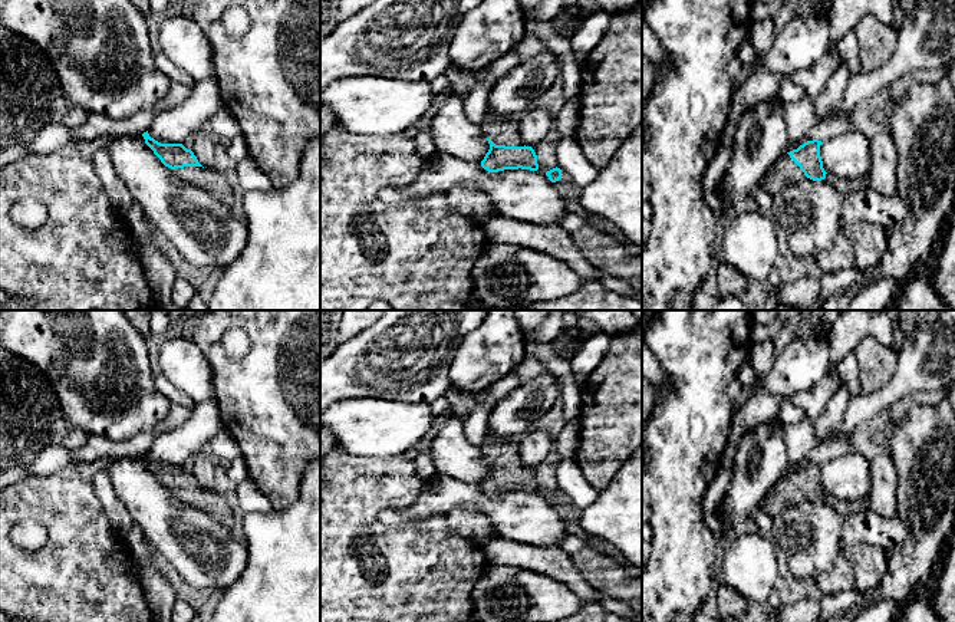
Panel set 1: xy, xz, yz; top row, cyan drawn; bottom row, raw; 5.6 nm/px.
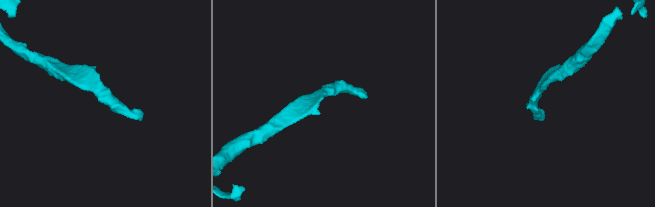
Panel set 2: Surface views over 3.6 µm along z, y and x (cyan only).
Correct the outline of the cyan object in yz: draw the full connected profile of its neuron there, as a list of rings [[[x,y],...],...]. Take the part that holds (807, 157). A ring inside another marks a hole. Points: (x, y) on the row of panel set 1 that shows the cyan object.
[[[813,139],[800,145],[797,149],[786,152],[775,164],[774,174],[763,181],[763,187],[775,195],[787,185],[803,180],[804,177],[813,181],[826,178],[823,161],[820,157],[821,141]]]

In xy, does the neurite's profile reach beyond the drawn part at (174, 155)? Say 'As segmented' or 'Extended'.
Extended

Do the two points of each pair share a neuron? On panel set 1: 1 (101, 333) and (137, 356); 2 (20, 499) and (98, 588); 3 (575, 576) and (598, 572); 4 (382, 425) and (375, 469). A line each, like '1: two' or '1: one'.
1: one
2: one
3: two
4: two

